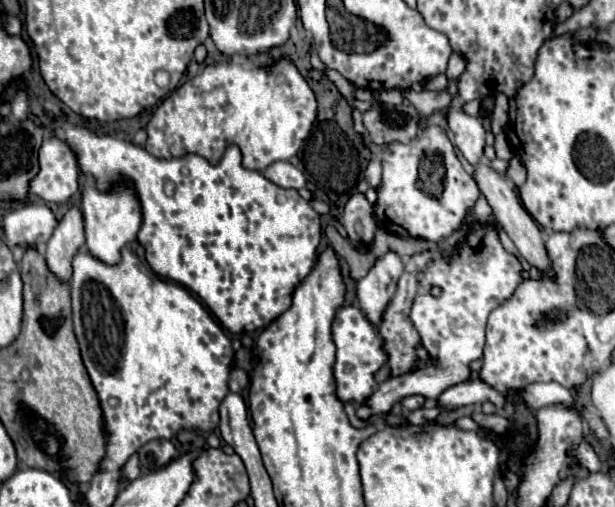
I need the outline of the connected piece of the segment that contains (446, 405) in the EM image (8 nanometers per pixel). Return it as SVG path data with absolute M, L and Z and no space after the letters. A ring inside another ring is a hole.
M476 379L476 381L466 381L460 385L452 385L452 389L446 389L440 397L438 397L438 405L442 409L458 409L462 405L470 405L470 403L484 403L484 401L492 401L496 407L504 409L506 399L502 393L494 391L490 385L486 385L484 381Z

